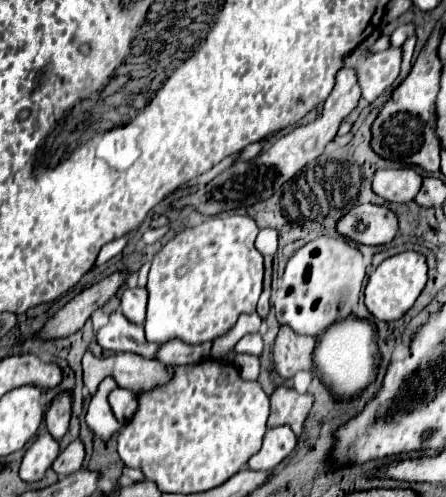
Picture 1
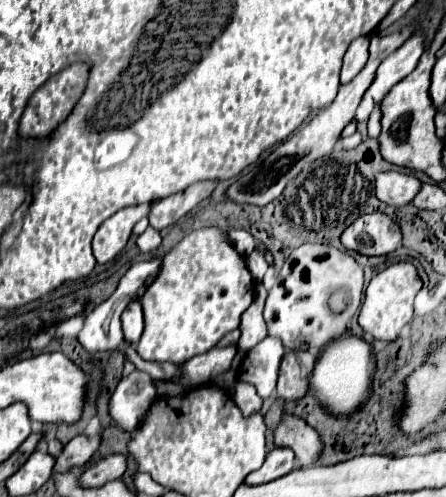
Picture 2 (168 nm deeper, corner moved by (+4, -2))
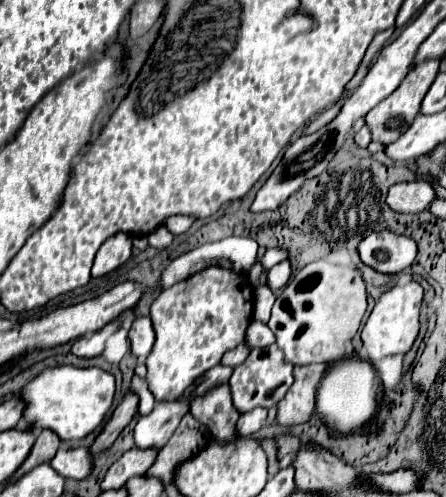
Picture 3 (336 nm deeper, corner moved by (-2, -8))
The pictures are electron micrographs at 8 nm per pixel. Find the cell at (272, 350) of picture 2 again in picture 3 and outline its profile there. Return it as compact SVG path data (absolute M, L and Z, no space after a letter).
M271 344L267 348L255 348L247 356L247 360L233 370L229 384L231 384L235 408L239 408L239 412L247 412L257 406L271 408L285 396L285 392L293 384L293 366L285 360L283 352L279 352L277 344Z

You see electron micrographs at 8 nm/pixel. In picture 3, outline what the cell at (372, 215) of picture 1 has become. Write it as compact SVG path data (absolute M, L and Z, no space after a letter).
M379 230L365 236L359 242L357 252L367 266L383 274L393 274L405 270L415 262L417 244L415 240L399 236L391 230Z

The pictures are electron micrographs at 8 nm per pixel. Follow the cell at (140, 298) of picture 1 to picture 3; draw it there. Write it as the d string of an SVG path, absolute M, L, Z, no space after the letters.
M149 316L135 318L135 322L133 322L131 330L129 330L129 340L131 340L131 352L139 360L147 358L147 354L151 352L153 342L155 342L155 332L153 332Z

